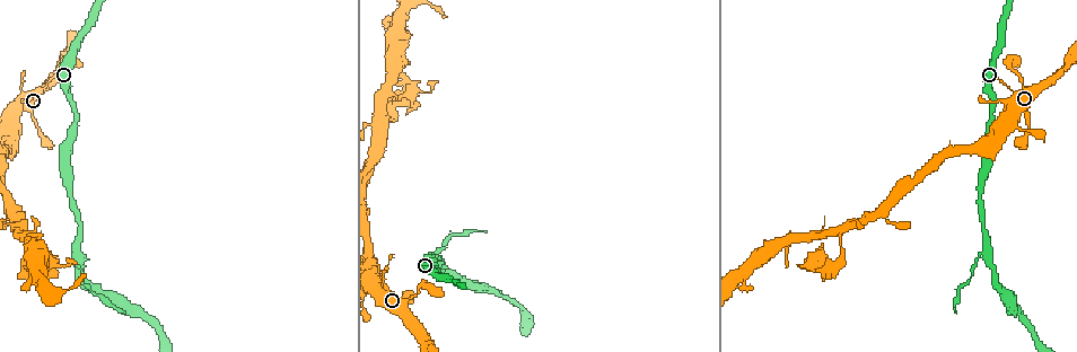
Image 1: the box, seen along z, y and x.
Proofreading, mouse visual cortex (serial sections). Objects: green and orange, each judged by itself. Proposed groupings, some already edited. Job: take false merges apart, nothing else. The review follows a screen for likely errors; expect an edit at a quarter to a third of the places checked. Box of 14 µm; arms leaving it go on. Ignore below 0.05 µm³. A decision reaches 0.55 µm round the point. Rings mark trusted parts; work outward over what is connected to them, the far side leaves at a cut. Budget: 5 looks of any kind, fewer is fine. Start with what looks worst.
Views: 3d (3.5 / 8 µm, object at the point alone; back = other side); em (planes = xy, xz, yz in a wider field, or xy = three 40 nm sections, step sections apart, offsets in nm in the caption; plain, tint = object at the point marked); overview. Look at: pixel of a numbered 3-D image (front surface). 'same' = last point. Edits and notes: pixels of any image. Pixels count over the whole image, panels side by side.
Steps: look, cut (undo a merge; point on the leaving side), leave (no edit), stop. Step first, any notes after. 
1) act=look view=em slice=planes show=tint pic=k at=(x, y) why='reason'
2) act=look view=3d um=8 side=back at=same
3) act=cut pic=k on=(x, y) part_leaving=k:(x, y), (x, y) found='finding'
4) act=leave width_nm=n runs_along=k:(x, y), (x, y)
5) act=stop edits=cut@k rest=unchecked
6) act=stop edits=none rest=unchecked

act=look view=3d um=3.5 pic=1 at=(74, 253) why='side arm on a straight run'

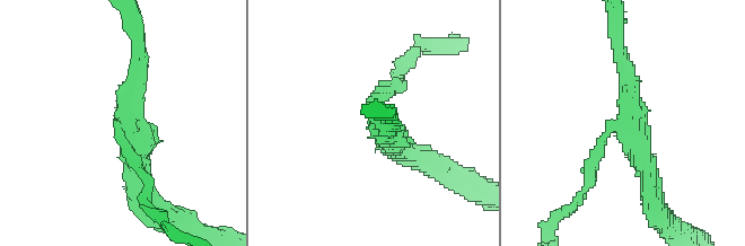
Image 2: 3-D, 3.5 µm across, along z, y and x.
act=cut pic=2 on=(589, 174) arm_widths_nm=150,200,300 found='two cells meet here'

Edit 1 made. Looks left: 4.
act=look view=overview why='see it whole again'

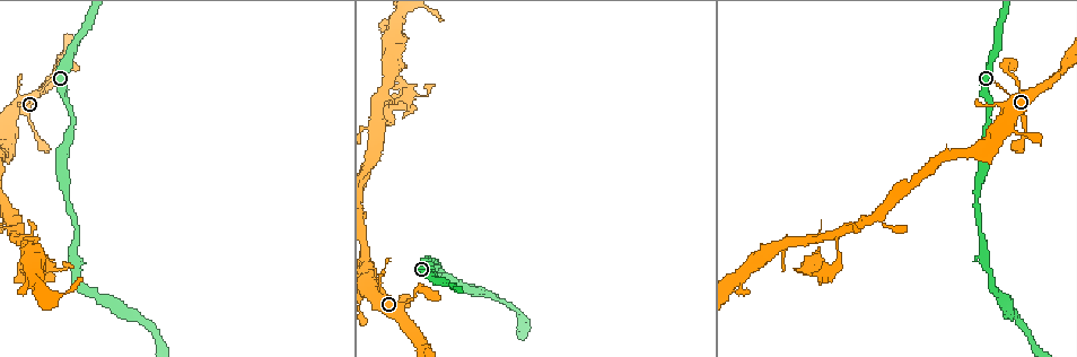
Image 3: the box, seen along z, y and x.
act=look view=3d um=3.5 pic=3 at=(987, 154) why='abrupt turn'

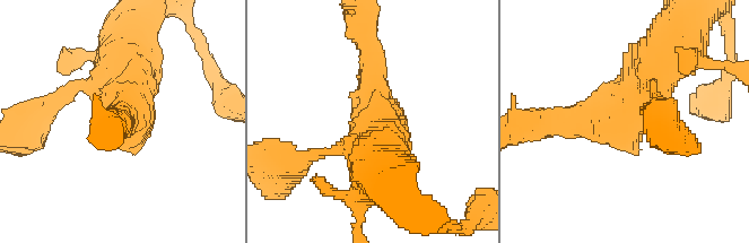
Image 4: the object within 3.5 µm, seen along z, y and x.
act=look view=em slice=xy step=2 show=tint pic=4 at=(136, 116) why='now the EM'

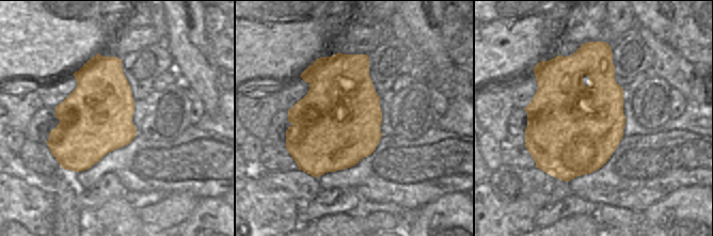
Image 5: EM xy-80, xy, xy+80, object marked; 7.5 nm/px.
act=leave runs_along=4:(369, 157), (369, 128), (405, 126) found='one cell here'

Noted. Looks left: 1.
act=stop edits=cut@2 rest=unchecked

